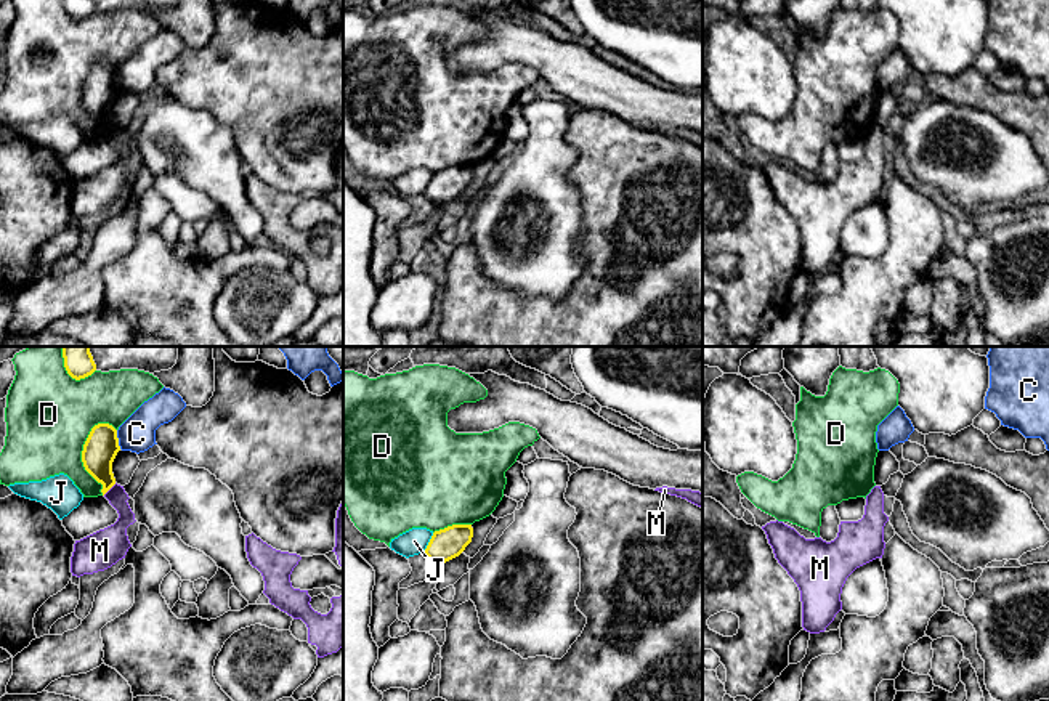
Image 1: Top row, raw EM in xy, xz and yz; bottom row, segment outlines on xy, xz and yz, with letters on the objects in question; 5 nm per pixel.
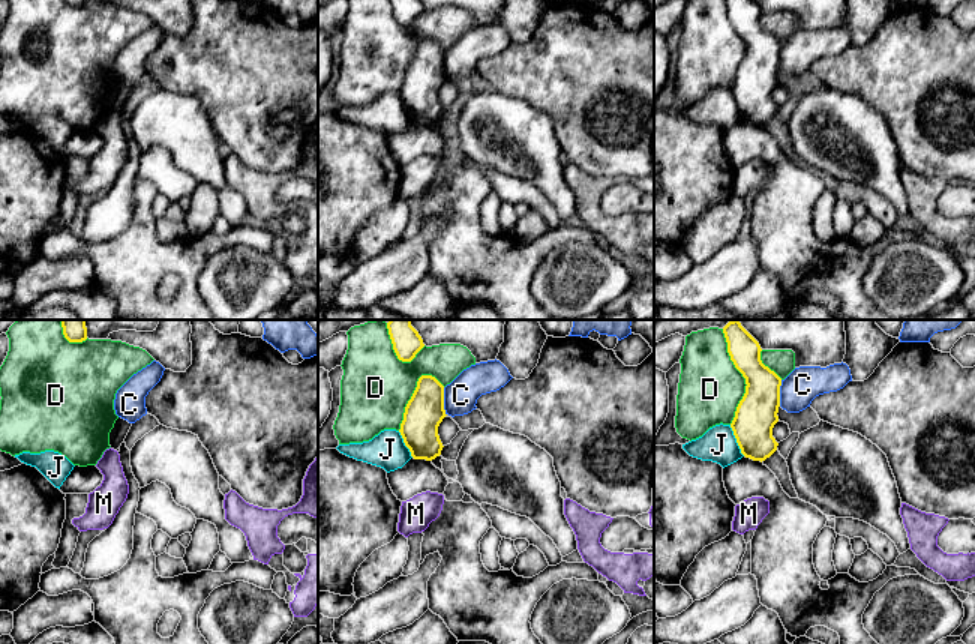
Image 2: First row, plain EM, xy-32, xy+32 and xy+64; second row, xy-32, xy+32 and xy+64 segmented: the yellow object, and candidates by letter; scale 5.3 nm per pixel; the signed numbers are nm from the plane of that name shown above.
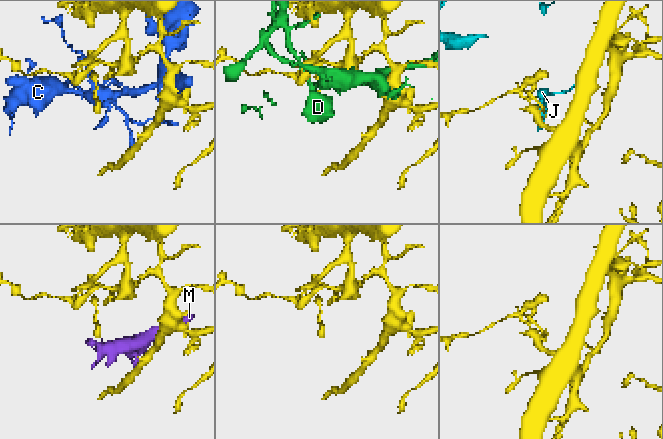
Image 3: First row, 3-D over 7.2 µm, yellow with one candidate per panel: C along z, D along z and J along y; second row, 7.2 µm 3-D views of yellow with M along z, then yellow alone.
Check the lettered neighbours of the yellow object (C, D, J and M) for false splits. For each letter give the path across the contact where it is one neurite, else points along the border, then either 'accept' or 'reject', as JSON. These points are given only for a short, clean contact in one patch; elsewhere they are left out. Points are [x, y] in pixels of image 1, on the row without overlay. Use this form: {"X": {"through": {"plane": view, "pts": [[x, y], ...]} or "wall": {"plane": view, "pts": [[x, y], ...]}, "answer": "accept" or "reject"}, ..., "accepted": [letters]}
{"C": {"answer": "reject"}, "D": {"answer": "reject"}, "J": {"answer": "reject"}, "M": {"wall": {"plane": "xy", "pts": [[116, 124], [103, 135]]}, "answer": "reject"}, "accepted": []}

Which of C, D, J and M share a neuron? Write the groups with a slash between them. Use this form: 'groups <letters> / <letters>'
groups C / D / J / M

